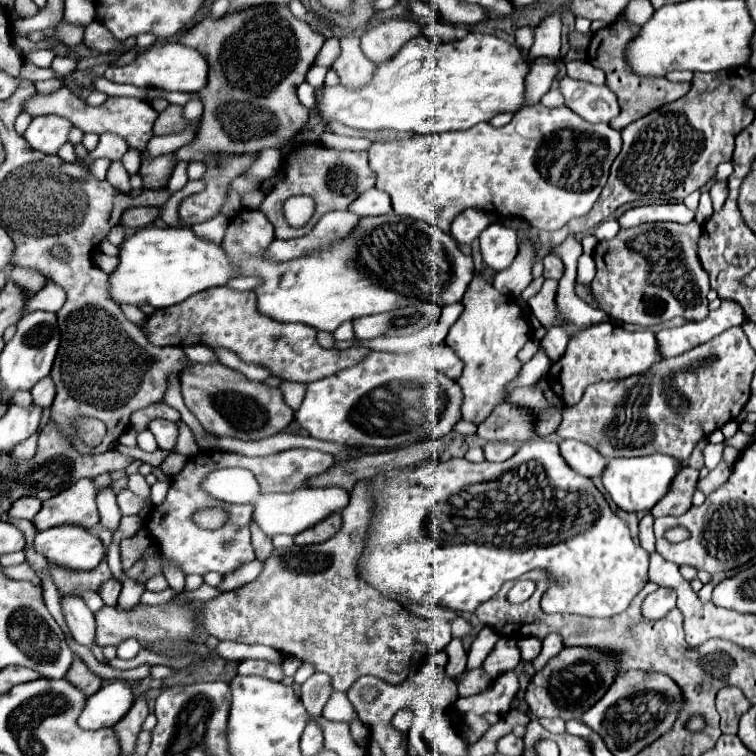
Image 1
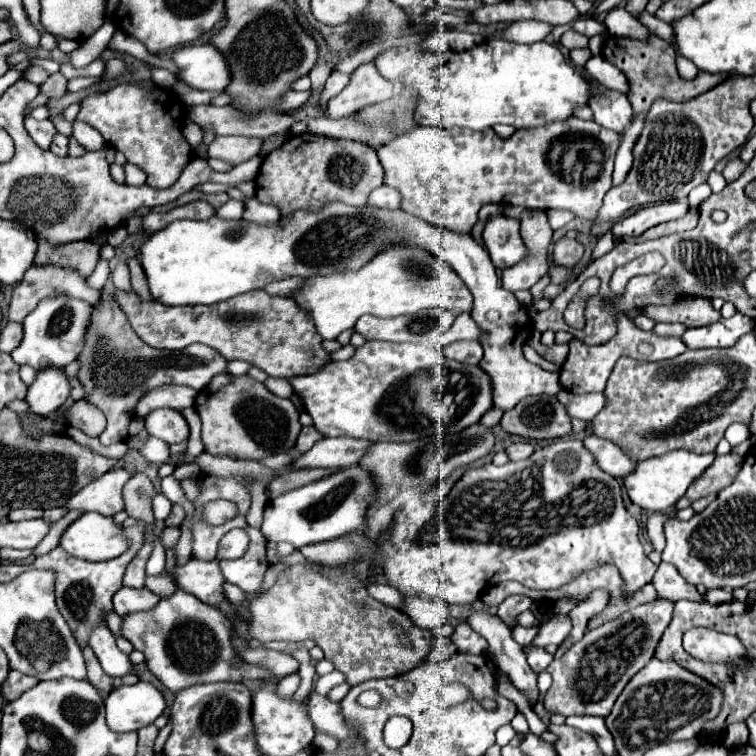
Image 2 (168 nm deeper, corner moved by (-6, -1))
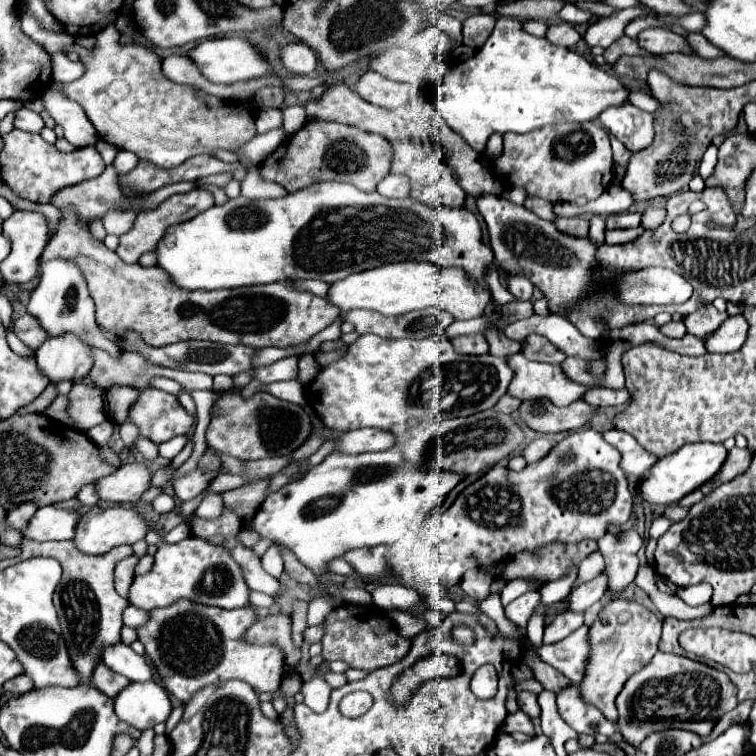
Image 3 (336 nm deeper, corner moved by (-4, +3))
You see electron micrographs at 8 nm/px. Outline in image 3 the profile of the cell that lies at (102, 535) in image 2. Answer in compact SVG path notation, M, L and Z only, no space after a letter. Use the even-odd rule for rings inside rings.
M118 504L108 506L108 508L94 506L90 512L80 516L74 542L86 554L104 554L110 548L116 548L116 546L122 546L122 544L134 544L134 542L142 540L148 534L150 528L154 528L154 524L148 522L146 518L142 518L132 508L124 508L124 506L118 506Z

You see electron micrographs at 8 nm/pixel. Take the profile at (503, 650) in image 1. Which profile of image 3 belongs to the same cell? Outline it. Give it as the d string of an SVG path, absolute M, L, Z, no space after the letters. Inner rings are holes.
M600 572L590 582L576 586L570 594L570 610L584 612L586 608L590 608L594 602L598 602L604 596L606 584L608 584L608 576L606 576L606 572Z

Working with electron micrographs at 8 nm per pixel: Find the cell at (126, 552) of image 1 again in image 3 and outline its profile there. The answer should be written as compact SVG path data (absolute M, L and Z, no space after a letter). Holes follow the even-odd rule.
M130 556L128 562L118 562L116 564L116 572L114 572L114 586L116 586L116 592L124 598L128 598L128 588L134 580L134 566L136 566L138 558L136 556Z

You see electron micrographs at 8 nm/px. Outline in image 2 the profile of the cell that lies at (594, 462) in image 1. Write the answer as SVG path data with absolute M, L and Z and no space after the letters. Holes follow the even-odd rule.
M586 436L584 438L584 446L592 452L592 456L598 460L598 466L608 472L614 478L624 478L628 476L636 462L630 460L614 442L610 440L602 440L596 436Z

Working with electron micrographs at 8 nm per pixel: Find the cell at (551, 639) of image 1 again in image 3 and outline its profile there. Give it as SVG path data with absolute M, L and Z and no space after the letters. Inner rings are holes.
M634 528L624 530L620 542L612 532L608 532L608 536L602 536L598 540L598 548L606 560L608 592L612 594L622 592L636 578L640 546L642 546L642 536Z

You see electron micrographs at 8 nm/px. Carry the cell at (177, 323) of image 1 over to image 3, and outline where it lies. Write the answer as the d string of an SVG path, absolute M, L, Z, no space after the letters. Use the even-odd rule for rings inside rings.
M70 206L60 210L58 230L52 236L50 244L46 246L42 254L42 262L52 258L68 258L68 260L72 258L80 266L88 282L92 300L96 304L96 322L100 326L104 326L114 336L136 332L142 336L142 340L148 346L152 344L166 346L178 340L212 340L212 342L254 342L254 348L266 348L266 346L284 348L284 346L308 342L314 334L330 326L340 316L340 310L334 304L330 304L326 298L314 296L312 292L296 290L292 280L262 284L262 286L248 286L248 288L220 288L212 292L204 292L204 290L186 292L184 288L176 288L176 284L172 284L172 278L160 266L144 268L140 264L124 264L116 256L116 252L108 250L104 242L98 242L90 234L88 226L80 220L76 210Z

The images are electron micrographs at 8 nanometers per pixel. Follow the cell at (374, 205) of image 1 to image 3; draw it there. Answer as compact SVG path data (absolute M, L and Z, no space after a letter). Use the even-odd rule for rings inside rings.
M388 174L380 184L378 184L378 192L386 198L406 198L410 192L410 184L408 184L408 176L396 176L396 174Z

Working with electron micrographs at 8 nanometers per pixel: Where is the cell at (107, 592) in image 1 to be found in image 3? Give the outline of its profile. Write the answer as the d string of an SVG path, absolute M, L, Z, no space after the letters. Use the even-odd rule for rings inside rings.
M188 536L182 542L176 544L162 544L158 552L154 554L154 566L144 576L136 576L130 586L130 604L154 610L154 608L166 608L172 606L174 600L192 600L196 604L204 606L216 606L216 608L242 608L248 606L250 588L244 580L244 574L240 572L240 566L228 550L222 546L214 546L206 540L200 540L196 536ZM222 570L228 572L228 580L222 582Z

